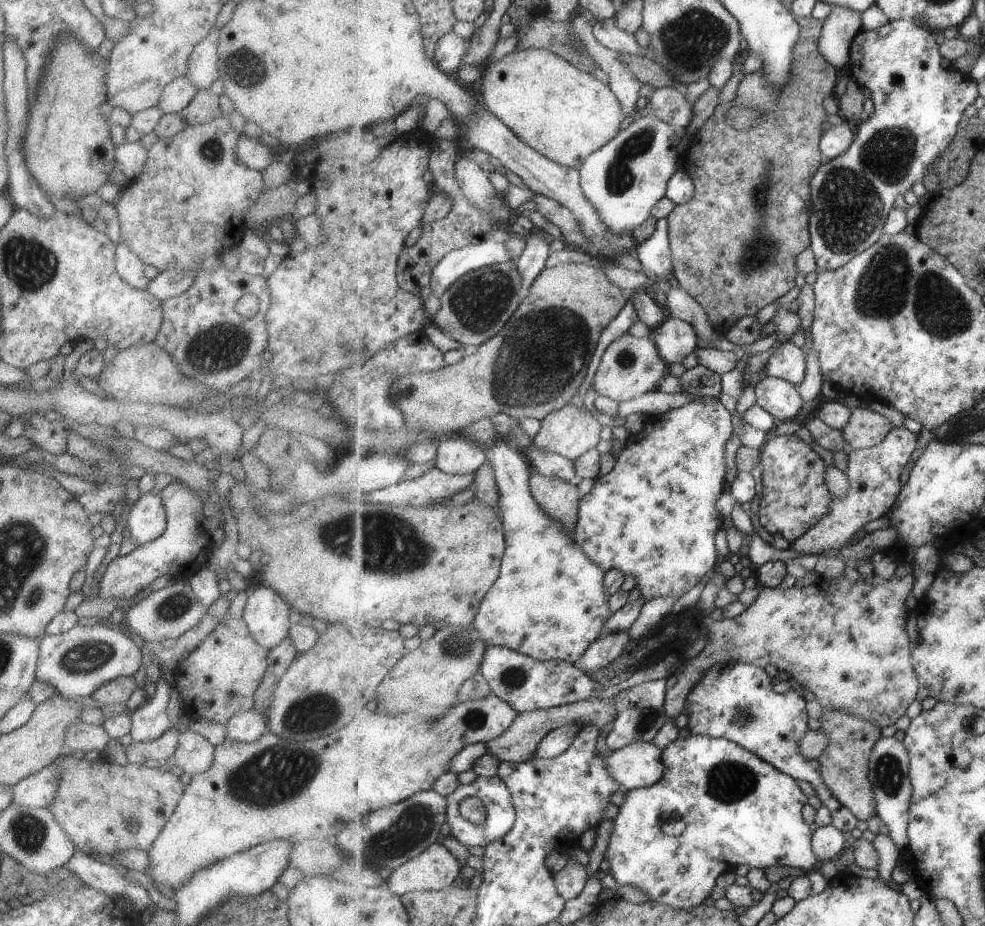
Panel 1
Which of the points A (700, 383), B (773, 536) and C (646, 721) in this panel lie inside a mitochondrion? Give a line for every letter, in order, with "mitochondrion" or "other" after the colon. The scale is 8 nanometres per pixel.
A: other
B: other
C: other

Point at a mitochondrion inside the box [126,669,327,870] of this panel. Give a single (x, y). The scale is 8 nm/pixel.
(274, 774)

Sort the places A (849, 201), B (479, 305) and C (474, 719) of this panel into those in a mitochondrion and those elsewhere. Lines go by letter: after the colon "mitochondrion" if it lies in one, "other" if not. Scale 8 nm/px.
A: mitochondrion
B: mitochondrion
C: mitochondrion

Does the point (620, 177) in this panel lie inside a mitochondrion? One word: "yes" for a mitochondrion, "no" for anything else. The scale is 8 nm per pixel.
yes

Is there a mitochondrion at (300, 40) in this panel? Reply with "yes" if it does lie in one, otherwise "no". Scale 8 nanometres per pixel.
no

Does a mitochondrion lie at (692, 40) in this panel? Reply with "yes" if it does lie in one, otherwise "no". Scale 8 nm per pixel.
yes

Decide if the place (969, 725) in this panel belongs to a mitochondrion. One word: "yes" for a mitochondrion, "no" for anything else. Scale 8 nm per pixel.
no

